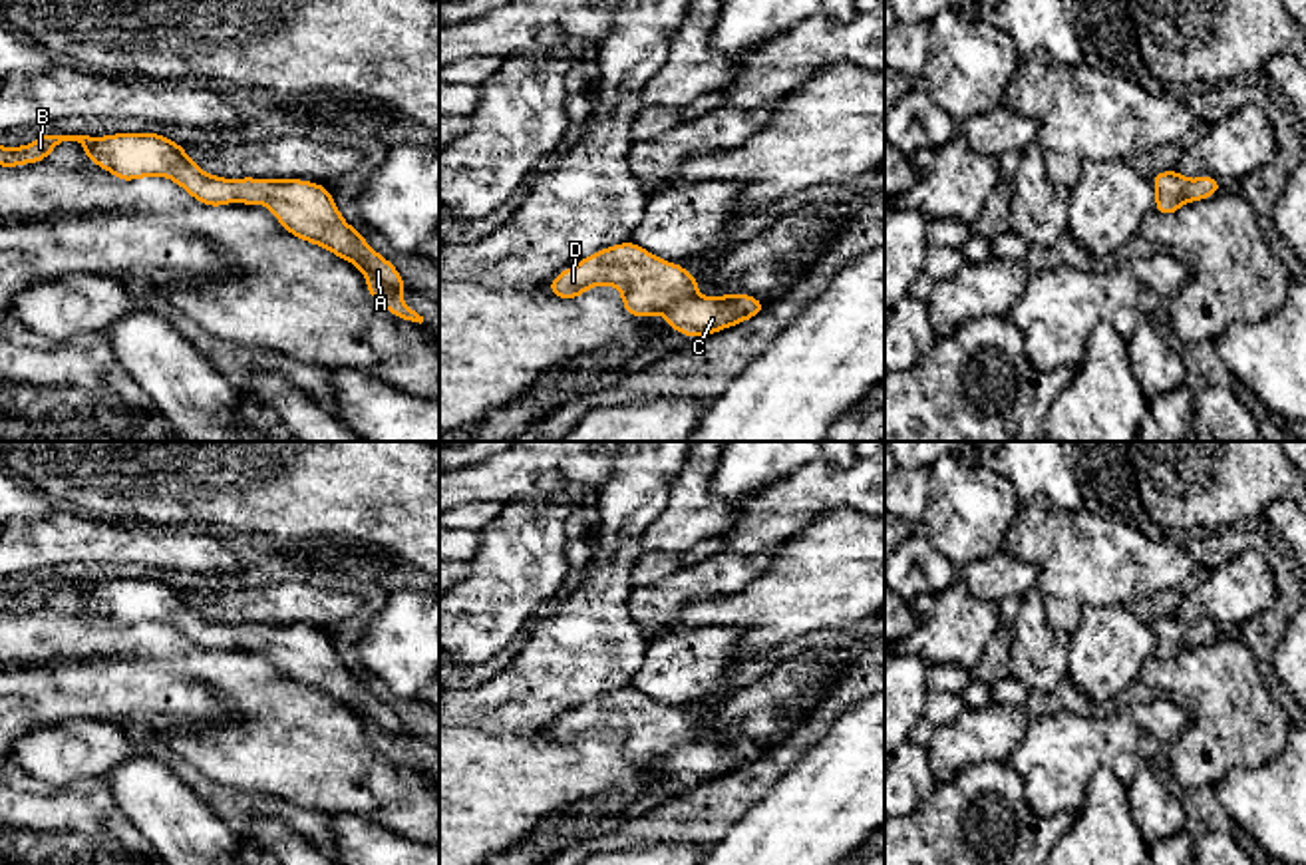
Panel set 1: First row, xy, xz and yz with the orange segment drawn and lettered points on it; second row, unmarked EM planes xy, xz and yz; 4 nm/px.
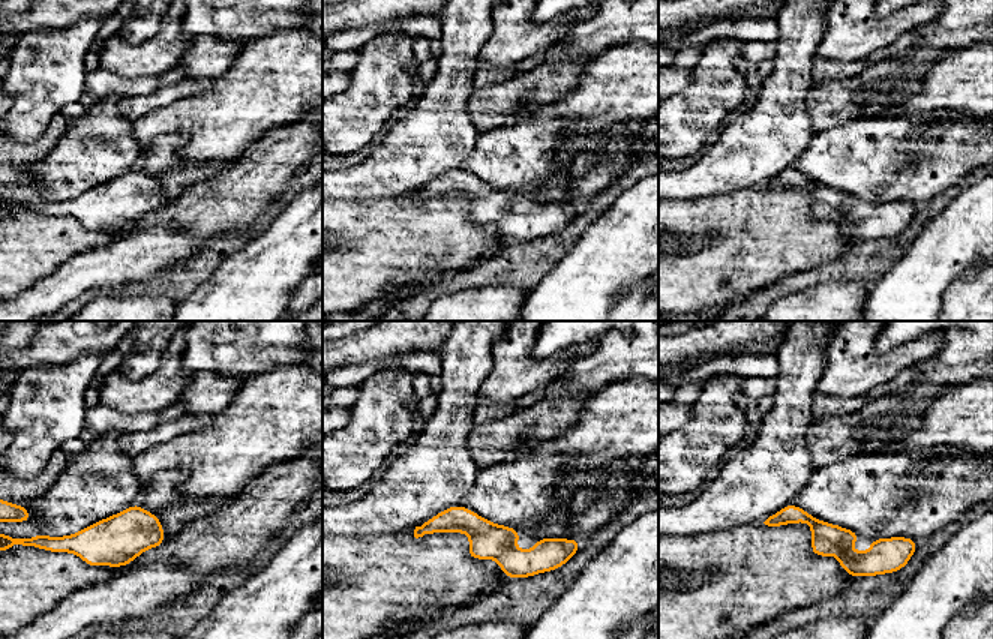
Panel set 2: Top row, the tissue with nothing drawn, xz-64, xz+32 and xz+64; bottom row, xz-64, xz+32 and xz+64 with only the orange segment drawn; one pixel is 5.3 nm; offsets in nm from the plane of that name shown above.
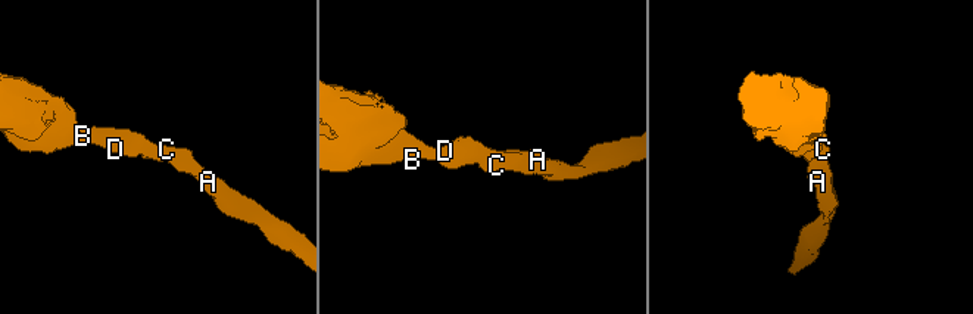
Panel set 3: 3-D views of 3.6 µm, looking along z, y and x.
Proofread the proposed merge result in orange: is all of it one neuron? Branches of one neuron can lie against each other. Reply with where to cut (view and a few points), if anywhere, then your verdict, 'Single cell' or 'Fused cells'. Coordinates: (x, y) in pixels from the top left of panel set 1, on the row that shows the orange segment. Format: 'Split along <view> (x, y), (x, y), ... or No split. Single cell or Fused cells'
No split. Single cell

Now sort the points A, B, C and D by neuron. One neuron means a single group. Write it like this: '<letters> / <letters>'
A B C D

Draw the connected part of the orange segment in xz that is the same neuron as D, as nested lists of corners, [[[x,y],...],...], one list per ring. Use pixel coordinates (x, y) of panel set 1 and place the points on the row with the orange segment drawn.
[[[626,241],[559,272],[547,290],[574,300],[592,286],[616,286],[624,312],[638,318],[666,314],[666,326],[682,336],[710,336],[761,314],[767,304],[749,296],[698,296],[700,278],[684,264],[668,262],[640,245]]]

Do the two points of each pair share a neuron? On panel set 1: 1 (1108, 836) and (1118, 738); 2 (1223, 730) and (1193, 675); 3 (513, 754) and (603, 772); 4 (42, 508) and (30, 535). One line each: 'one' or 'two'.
1: two
2: one
3: one
4: two

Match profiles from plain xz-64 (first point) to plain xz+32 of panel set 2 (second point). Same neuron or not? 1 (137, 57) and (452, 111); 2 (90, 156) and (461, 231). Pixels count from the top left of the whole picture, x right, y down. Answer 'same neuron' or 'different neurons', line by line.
1: different neurons
2: different neurons

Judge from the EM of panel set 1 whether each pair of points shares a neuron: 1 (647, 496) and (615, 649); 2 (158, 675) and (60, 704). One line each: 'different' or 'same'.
1: same
2: same

